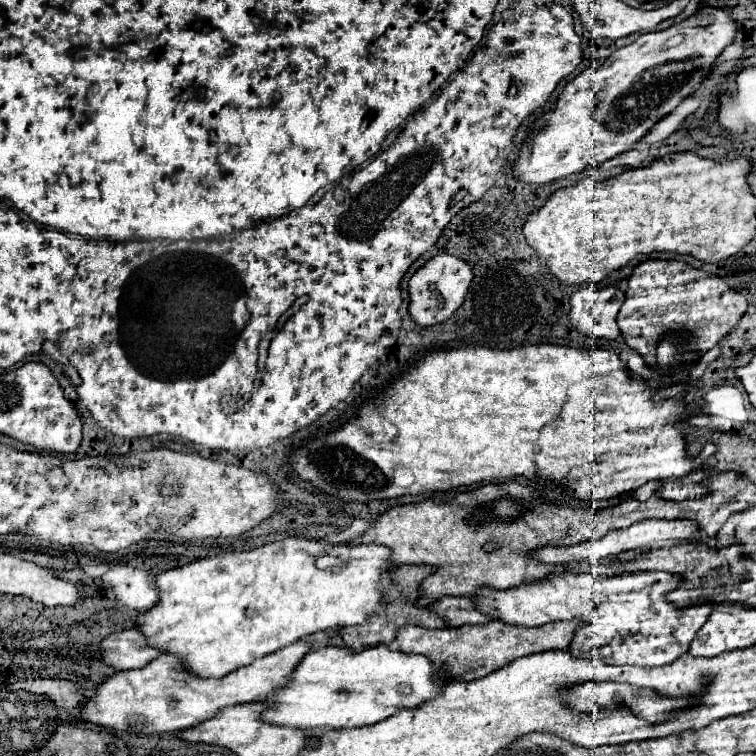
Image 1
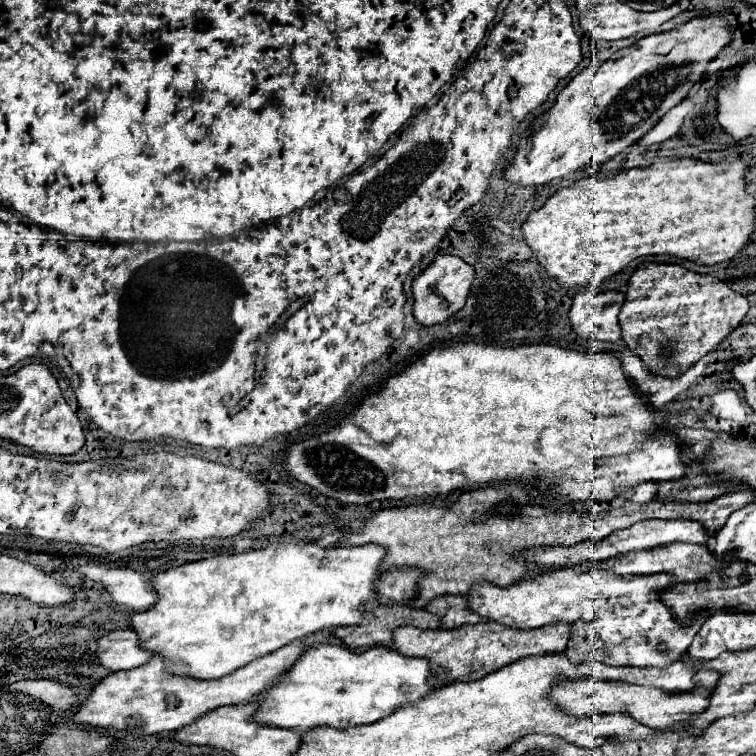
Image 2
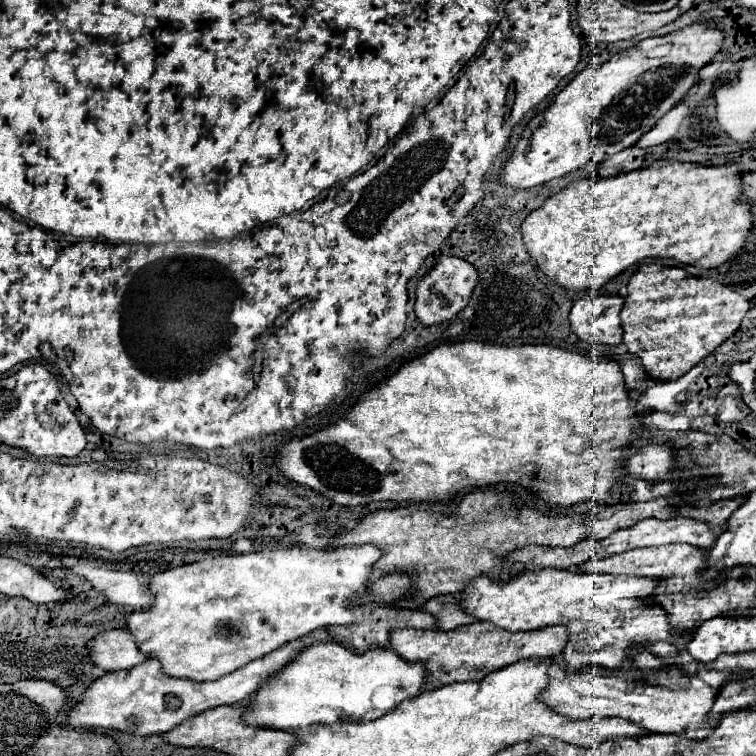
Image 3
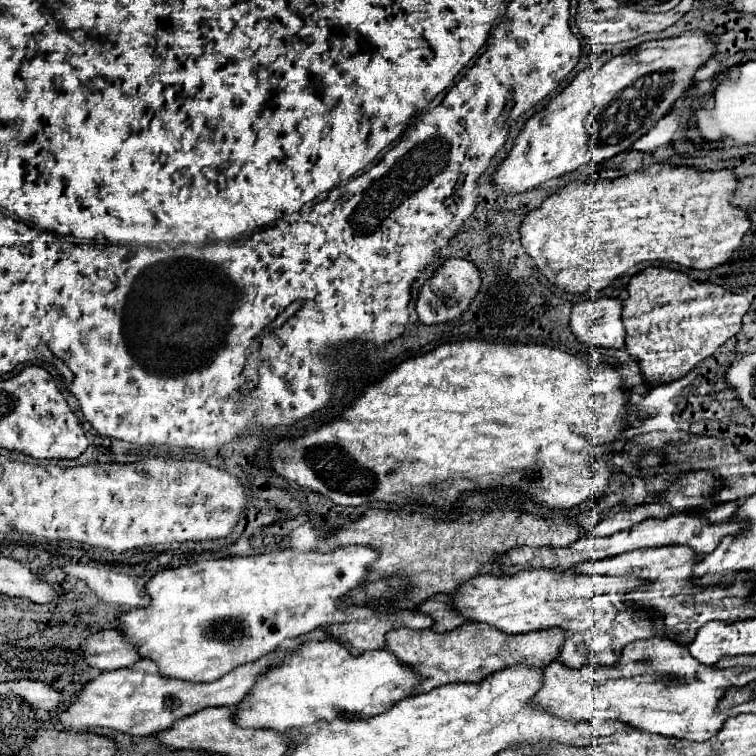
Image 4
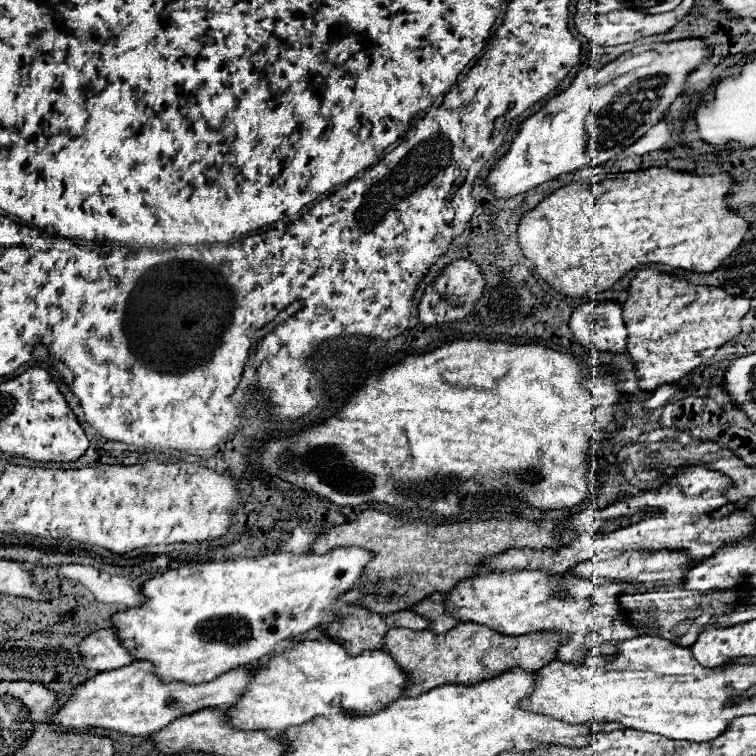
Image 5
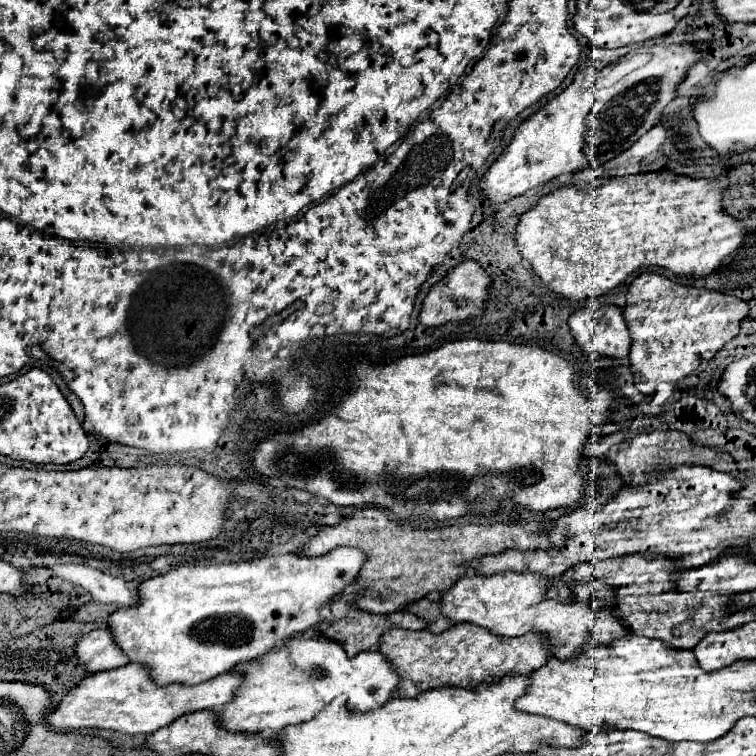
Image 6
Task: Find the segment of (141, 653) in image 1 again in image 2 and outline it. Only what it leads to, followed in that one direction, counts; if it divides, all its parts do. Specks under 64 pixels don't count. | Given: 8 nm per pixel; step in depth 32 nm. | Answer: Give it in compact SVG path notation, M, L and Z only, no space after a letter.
M114 630L96 640L96 658L108 670L132 670L146 664L154 654L140 648L132 630Z

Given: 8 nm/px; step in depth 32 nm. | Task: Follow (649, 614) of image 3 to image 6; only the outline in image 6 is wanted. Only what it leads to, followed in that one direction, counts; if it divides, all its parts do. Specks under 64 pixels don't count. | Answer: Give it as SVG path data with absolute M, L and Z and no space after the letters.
M496 574L496 576L462 576L458 578L458 584L454 588L442 592L440 598L440 612L452 620L452 622L470 622L476 626L482 626L490 630L496 636L522 636L526 632L540 632L546 636L546 642L550 642L550 652L560 658L568 660L578 654L578 648L586 644L586 640L598 640L602 644L616 640L620 636L628 636L626 628L614 620L614 612L610 608L604 608L600 612L594 612L590 608L590 588L582 588L582 584L574 586L574 592L578 592L578 600L574 604L558 604L550 598L546 598L548 584L552 580L542 580L536 574Z

